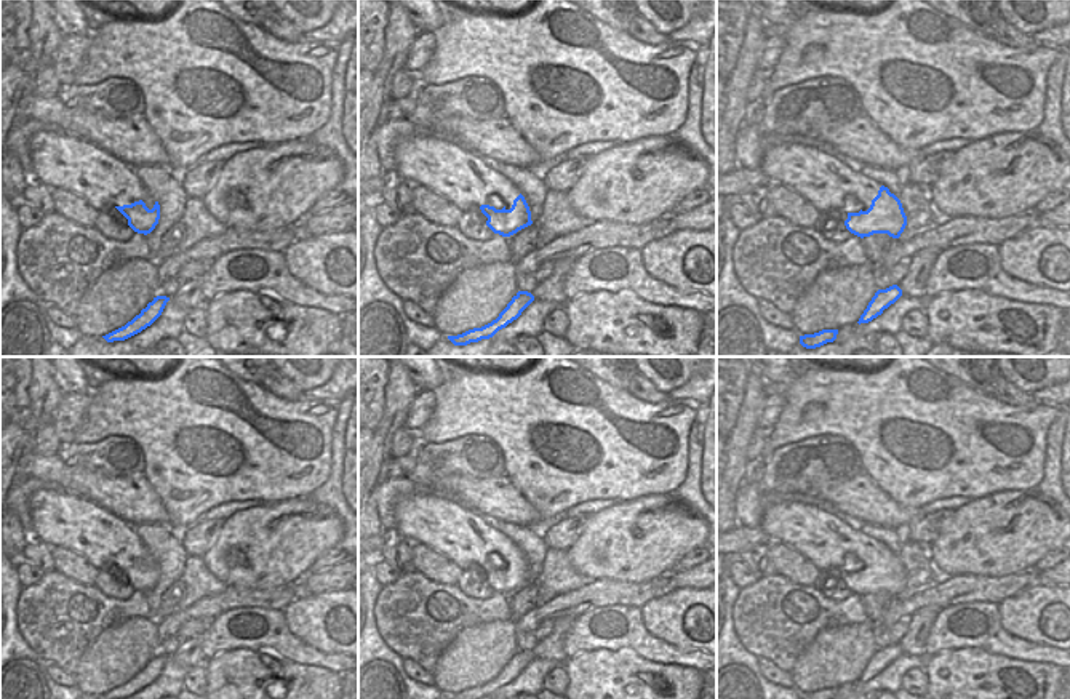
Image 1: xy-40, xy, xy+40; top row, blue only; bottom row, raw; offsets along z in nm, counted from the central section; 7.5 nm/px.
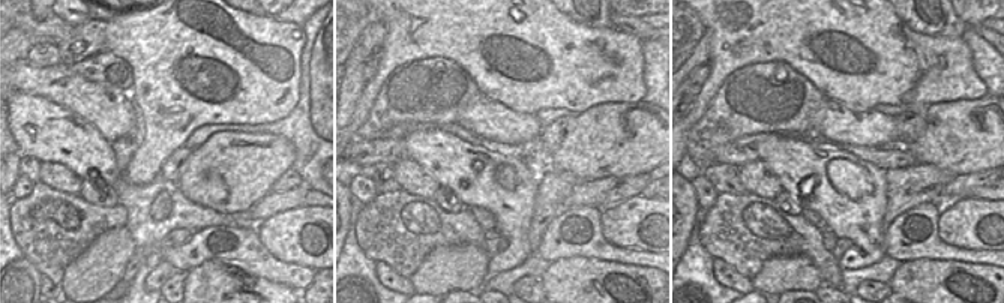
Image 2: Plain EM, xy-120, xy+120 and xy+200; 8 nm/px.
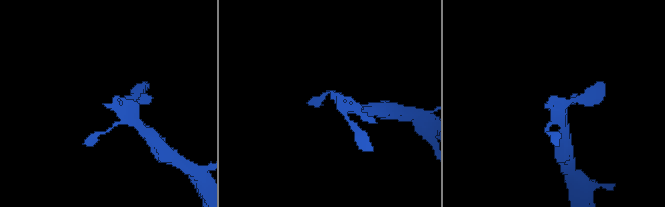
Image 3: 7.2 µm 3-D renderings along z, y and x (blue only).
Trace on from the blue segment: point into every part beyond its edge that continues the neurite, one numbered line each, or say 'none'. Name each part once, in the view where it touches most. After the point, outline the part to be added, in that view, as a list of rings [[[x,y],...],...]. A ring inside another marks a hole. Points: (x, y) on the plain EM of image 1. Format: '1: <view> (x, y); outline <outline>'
1: xy-40 (61, 519); outline [[[38,489],[30,496],[30,536],[51,547],[61,545],[80,553],[90,565],[98,569],[131,563],[142,558],[149,568],[154,566],[155,557],[147,550],[141,537],[128,525],[101,505],[64,489]]]

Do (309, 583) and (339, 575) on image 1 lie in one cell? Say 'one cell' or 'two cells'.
one cell

